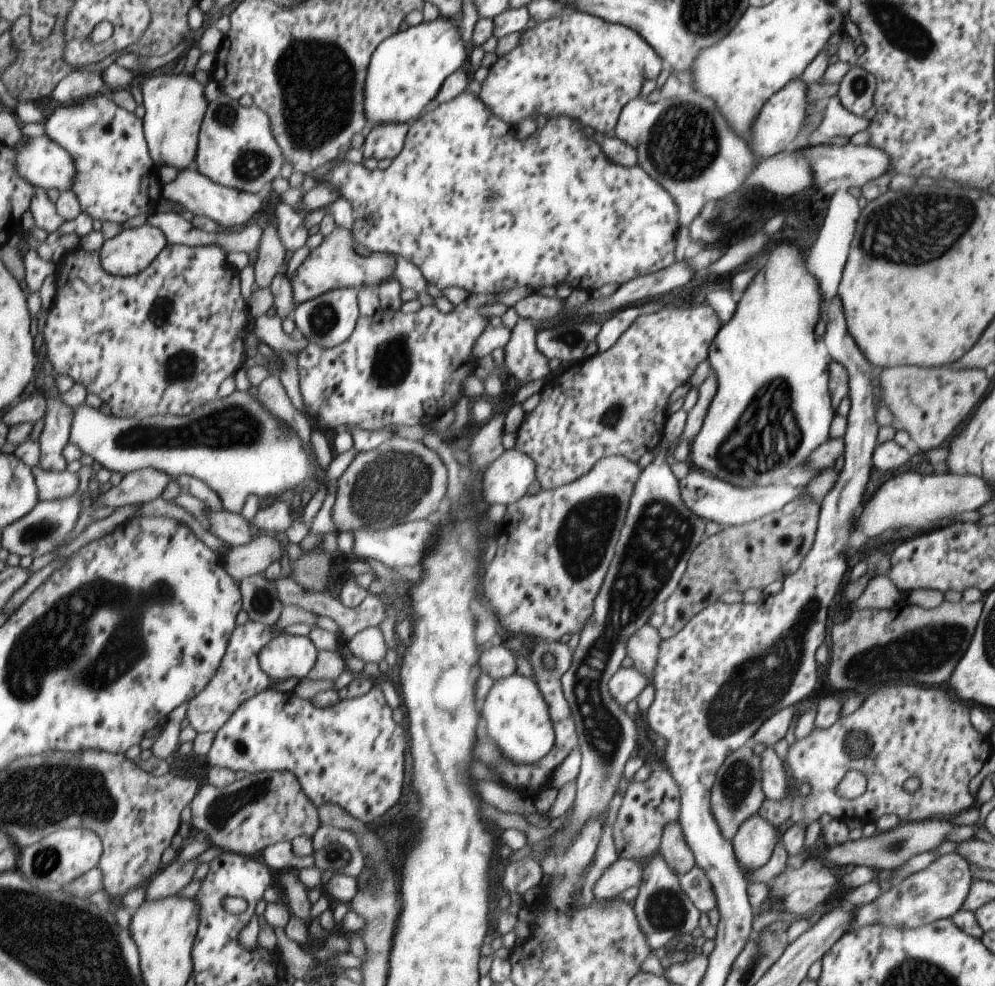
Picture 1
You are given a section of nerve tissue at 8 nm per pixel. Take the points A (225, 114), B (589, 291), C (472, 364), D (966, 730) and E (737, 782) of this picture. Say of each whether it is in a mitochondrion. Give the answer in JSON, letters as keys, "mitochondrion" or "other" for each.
{"A":"mitochondrion","B":"other","C":"other","D":"other","E":"mitochondrion"}

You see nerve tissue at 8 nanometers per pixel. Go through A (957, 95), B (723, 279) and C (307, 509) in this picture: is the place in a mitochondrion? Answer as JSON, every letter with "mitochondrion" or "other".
{"A":"other","B":"other","C":"other"}

